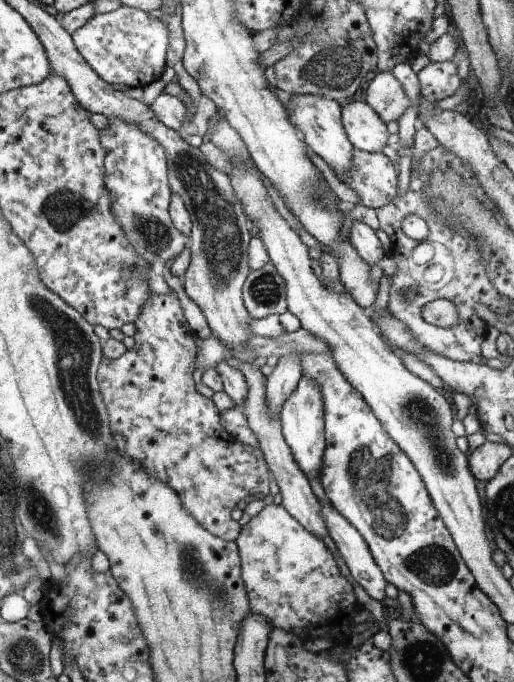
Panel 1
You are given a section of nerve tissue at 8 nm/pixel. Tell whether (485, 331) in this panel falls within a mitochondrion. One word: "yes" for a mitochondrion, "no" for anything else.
no

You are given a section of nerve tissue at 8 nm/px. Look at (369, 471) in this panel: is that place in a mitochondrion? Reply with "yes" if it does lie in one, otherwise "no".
yes

